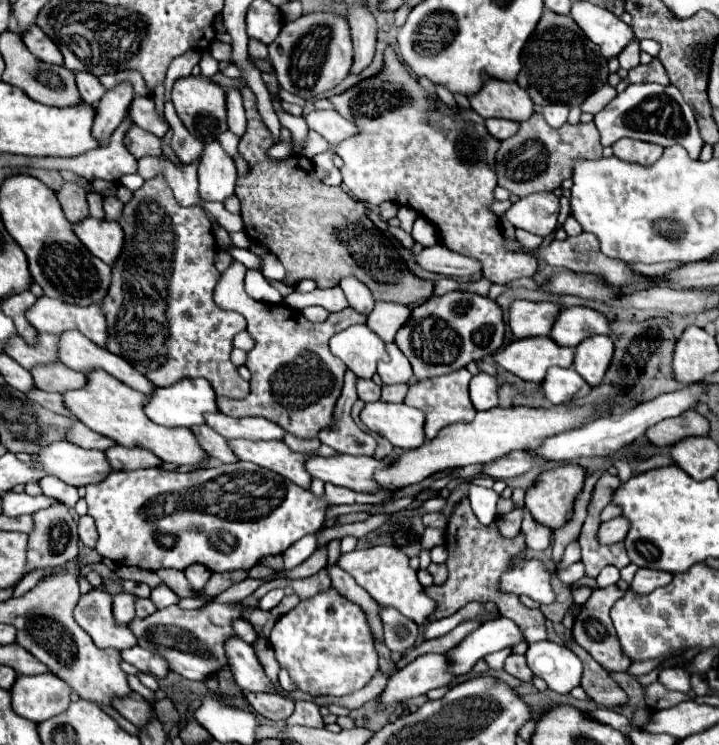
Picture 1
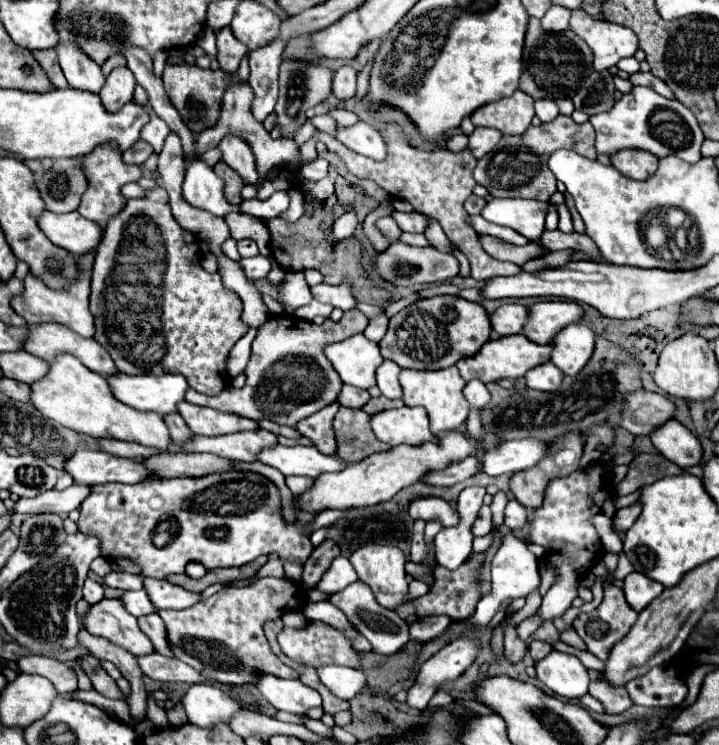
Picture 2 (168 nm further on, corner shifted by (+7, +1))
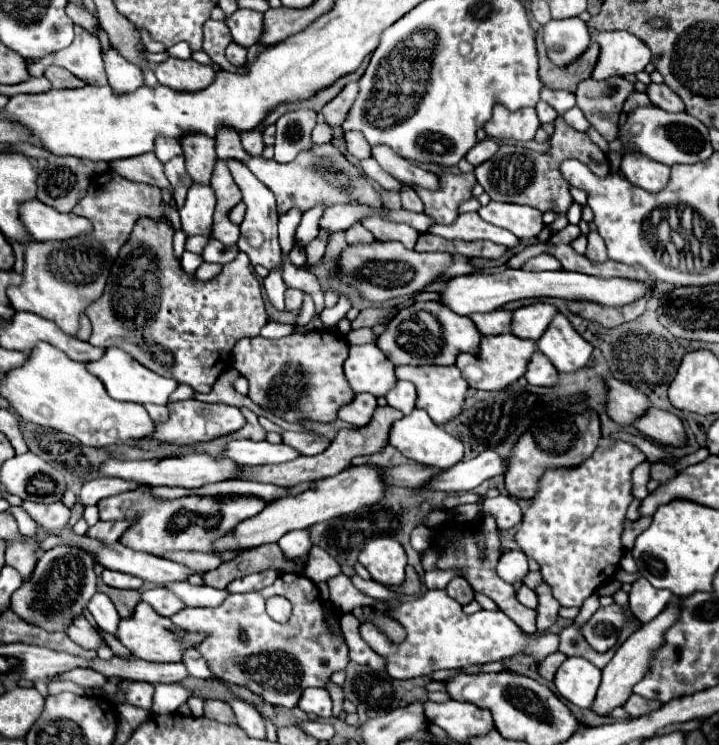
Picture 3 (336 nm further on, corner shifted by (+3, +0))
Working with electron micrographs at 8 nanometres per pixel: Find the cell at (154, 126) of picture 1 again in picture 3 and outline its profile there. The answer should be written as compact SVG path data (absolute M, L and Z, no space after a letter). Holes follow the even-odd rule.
M156 137L156 149L154 149L156 157L166 163L176 155L182 155L182 147L178 141L172 141L172 137Z

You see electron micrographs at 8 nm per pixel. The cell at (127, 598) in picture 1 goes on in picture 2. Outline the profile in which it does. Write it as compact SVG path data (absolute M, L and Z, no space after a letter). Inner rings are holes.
M138 590L138 592L126 592L122 596L128 612L132 612L132 616L144 616L144 614L152 614L156 612L152 600L148 598L146 590Z

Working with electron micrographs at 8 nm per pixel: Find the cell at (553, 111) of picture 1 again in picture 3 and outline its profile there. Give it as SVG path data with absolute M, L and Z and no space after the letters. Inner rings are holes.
M540 101L540 103L536 105L536 111L538 111L538 117L540 117L542 123L552 123L552 121L558 117L558 113L556 113L548 103L544 103L544 101Z

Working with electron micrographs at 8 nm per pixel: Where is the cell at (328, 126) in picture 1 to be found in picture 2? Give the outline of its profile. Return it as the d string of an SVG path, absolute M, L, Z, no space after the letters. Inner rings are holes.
M360 122L352 128L340 128L338 126L338 140L346 148L350 148L362 156L368 156L372 160L384 160L386 158L384 138L380 136L380 132L374 126L370 126L366 122Z

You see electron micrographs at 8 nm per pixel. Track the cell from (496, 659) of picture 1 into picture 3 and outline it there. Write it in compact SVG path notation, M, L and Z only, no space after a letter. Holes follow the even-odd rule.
M618 441L612 449L598 447L590 459L578 467L570 469L548 469L540 479L538 493L532 499L530 509L524 513L516 541L520 549L538 561L544 581L552 587L554 598L563 607L580 607L600 585L612 579L622 557L622 523L626 509L632 501L632 469L642 463L646 457L640 449L630 443Z

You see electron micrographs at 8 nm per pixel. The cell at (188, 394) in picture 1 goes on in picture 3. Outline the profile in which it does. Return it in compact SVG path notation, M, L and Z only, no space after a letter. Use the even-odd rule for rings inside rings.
M116 347L106 349L106 353L104 353L102 359L92 361L86 367L88 367L88 371L92 375L96 375L104 383L108 395L112 399L116 399L116 401L132 401L132 403L140 403L140 405L146 405L146 403L168 405L170 403L170 395L178 387L178 381L172 381L168 377L152 373L150 369L146 369L144 365L140 365L138 361L134 361L128 353L124 353L122 349L116 349Z

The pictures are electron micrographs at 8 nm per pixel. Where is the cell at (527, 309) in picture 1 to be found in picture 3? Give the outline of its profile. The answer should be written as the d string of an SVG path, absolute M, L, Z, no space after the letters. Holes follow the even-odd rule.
M498 309L492 313L474 313L474 315L470 315L470 319L480 329L482 335L502 335L510 329L512 311Z

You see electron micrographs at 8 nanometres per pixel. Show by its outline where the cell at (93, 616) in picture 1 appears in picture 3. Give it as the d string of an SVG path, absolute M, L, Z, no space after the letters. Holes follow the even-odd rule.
M138 603L134 607L134 613L126 619L120 619L120 625L118 625L118 641L138 659L144 659L144 661L156 661L156 663L174 663L174 661L180 661L182 659L182 653L184 649L188 647L194 647L196 643L200 643L204 639L204 635L198 635L198 633L184 633L184 641L176 641L174 635L172 635L172 621L166 619L166 617L160 617L148 603Z

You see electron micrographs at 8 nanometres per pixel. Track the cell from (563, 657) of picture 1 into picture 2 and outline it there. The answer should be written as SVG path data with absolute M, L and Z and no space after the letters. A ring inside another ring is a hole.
M550 652L544 660L536 662L536 676L558 696L582 698L588 694L588 668L572 654Z

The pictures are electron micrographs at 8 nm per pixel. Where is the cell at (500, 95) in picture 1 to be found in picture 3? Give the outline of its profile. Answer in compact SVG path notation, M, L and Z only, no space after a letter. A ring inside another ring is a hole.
M494 105L494 115L484 125L484 131L494 139L512 139L512 141L526 143L534 139L538 127L540 121L534 107L508 111L502 105Z

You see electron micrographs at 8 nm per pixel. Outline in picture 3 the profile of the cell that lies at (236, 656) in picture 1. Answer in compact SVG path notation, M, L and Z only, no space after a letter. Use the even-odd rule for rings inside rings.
M324 687L304 689L298 701L298 709L302 709L304 713L314 713L318 717L328 719L332 715L332 699Z

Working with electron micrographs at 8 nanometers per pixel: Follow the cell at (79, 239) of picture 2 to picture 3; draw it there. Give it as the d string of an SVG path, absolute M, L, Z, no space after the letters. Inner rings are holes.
M26 201L20 219L36 241L68 241L92 231L92 223L74 213L60 213L42 201Z

